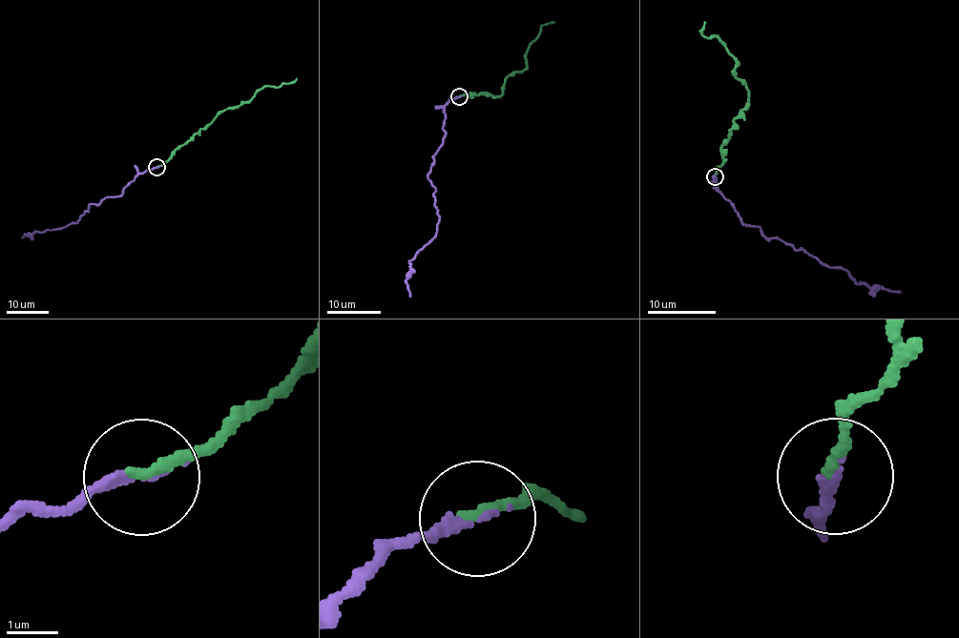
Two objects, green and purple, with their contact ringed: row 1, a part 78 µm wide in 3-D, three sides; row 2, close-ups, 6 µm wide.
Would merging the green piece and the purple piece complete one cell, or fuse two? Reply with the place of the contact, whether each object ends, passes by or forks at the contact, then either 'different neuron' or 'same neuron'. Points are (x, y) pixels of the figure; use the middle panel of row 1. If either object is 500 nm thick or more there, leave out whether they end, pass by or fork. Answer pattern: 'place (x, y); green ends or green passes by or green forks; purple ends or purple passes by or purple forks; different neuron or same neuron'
place (459, 96); green ends; purple ends; same neuron

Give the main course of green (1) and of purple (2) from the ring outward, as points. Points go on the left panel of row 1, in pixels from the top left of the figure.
1: (156, 167), (218, 114), (247, 102), (264, 86), (280, 87), (296, 78)
2: (156, 167), (139, 174), (120, 195), (88, 205), (89, 212), (79, 216), (77, 222), (22, 237)

